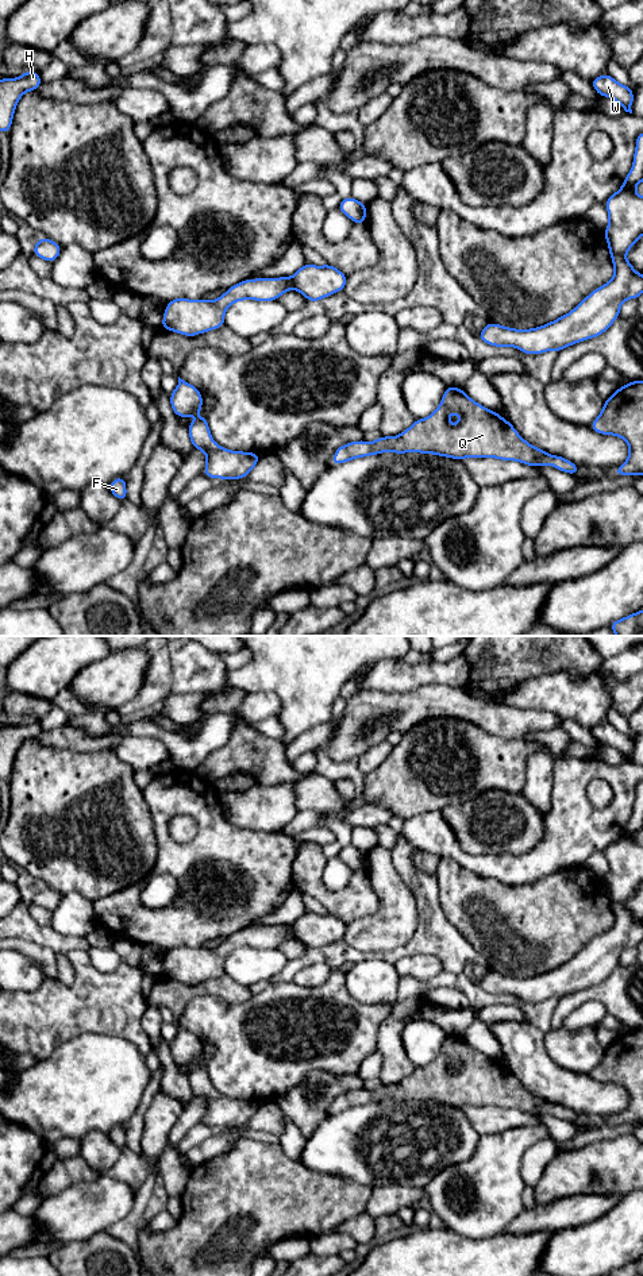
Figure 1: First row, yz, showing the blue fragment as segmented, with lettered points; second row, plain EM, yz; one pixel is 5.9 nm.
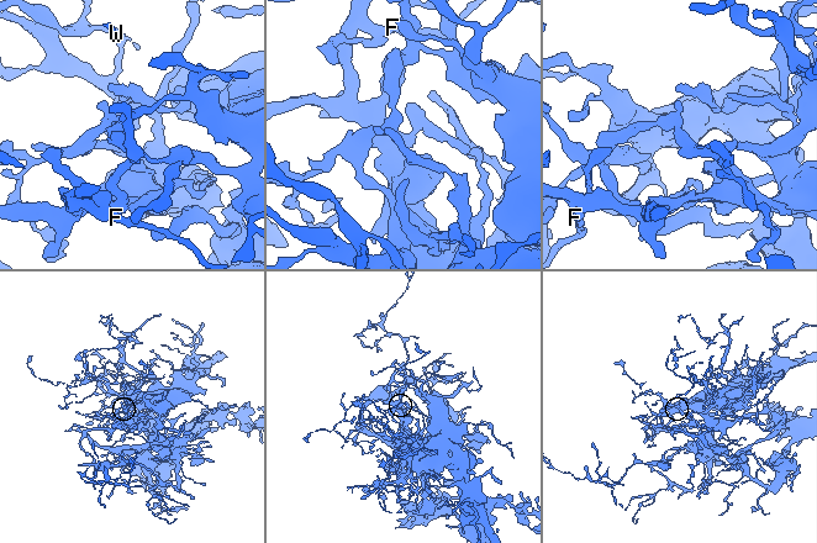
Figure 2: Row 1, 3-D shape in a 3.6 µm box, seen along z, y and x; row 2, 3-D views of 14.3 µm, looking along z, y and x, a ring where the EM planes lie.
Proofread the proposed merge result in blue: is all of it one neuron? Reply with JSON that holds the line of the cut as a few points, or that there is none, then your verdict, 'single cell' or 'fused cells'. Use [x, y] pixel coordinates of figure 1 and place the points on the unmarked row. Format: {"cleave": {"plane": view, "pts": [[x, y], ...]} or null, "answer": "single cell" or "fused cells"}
{"cleave": {"plane": "yz", "pts": [[291, 926], [293, 935]]}, "answer": "fused cells"}

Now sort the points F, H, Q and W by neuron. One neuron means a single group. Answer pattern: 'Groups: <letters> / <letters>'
Groups: F H W / Q

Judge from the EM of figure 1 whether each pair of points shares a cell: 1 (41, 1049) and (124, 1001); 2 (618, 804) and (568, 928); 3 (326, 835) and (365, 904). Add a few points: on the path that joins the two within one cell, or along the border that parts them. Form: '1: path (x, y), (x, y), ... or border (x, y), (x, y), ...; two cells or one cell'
1: path (61, 1029), (83, 1007), (104, 1003); one cell
2: border (581, 864), (550, 874); two cells
3: border (322, 845), (301, 843), (297, 847); two cells

